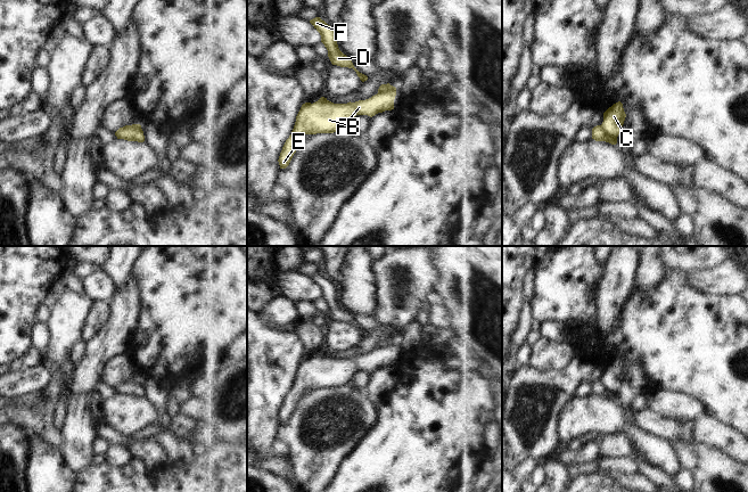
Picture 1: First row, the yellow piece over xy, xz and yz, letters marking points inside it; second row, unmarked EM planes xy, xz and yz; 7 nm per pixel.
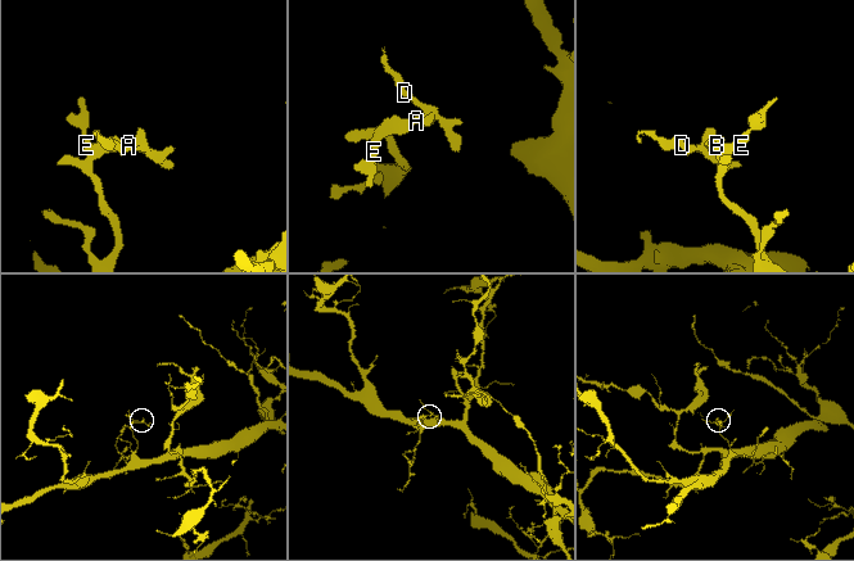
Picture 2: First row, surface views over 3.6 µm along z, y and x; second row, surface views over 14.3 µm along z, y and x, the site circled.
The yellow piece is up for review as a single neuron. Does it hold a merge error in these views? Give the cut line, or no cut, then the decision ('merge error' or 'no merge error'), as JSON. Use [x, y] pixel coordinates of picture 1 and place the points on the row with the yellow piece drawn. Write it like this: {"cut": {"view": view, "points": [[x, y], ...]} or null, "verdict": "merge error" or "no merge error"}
{"cut": {"view": "xz", "points": [[378, 93], [392, 91], [395, 95]]}, "verdict": "merge error"}

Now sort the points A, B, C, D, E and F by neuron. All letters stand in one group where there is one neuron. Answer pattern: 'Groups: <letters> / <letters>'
Groups: A B C E / D F

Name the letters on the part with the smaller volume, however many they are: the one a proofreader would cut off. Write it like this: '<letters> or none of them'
D, F

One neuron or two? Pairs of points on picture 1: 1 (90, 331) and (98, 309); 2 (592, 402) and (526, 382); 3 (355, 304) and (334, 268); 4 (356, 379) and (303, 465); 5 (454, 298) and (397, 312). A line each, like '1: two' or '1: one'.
1: one
2: two
3: two
4: two
5: two

